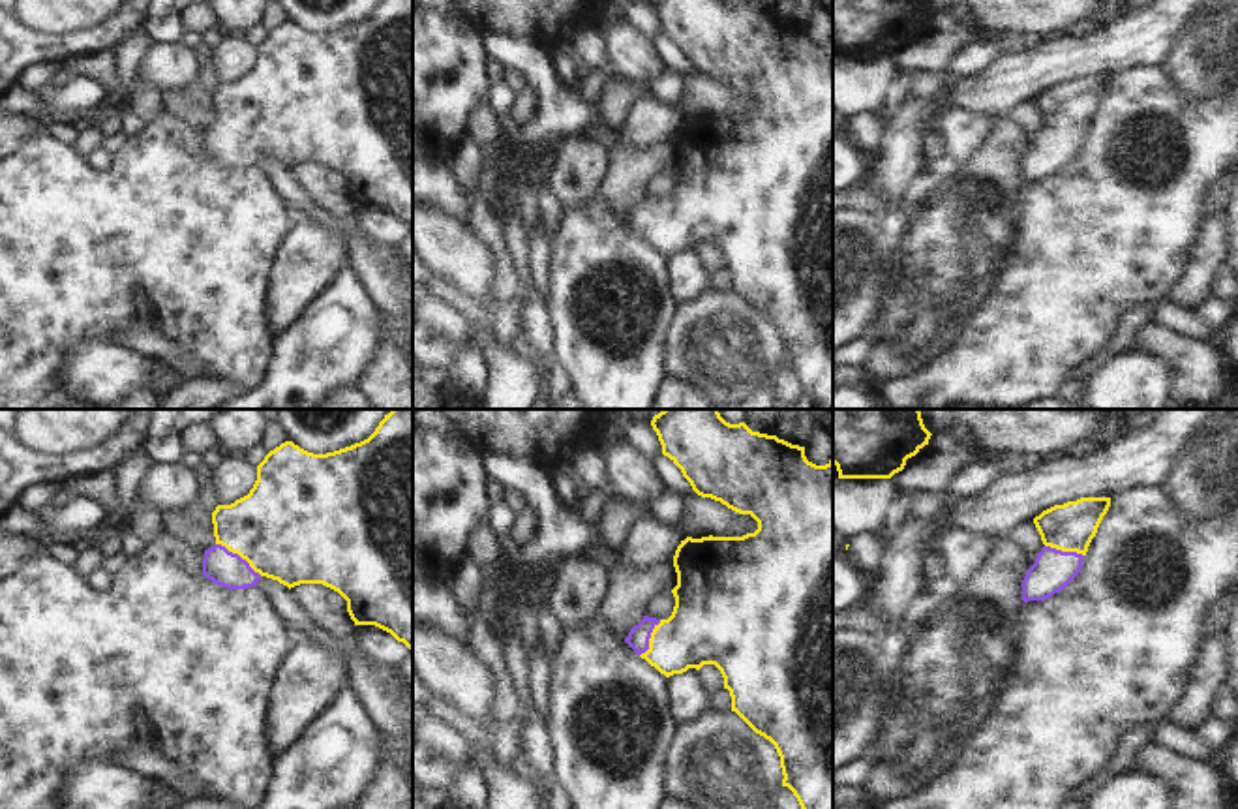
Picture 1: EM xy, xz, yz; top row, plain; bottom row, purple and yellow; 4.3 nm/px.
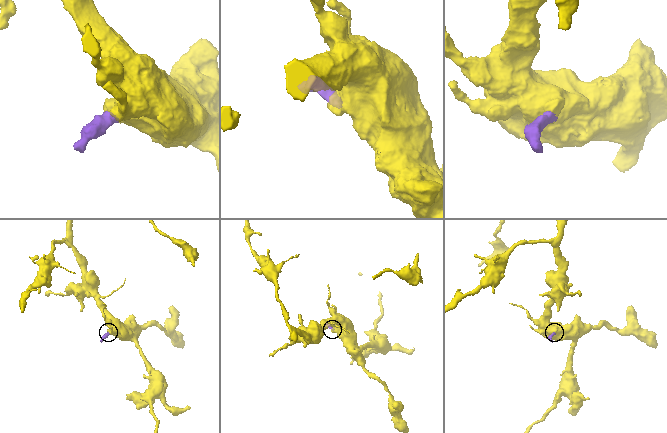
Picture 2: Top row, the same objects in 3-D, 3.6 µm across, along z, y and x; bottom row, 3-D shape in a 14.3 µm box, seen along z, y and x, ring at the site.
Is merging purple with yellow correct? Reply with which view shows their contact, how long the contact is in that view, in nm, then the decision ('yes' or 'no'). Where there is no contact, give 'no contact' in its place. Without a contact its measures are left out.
xy | 240 nm | yes

